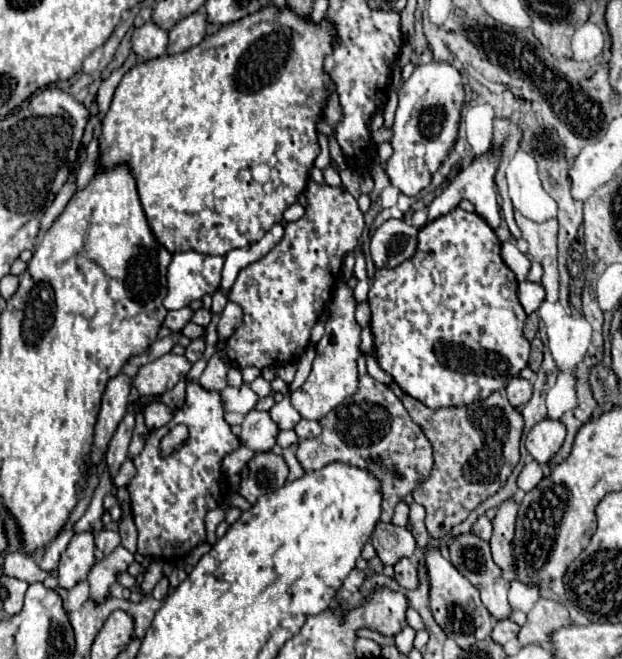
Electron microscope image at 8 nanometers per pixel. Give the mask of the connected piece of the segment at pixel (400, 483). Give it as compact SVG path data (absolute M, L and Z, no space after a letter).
M368 374L360 378L356 394L352 394L348 400L344 400L344 404L336 406L318 422L322 428L320 436L298 442L298 462L306 472L320 470L332 462L344 462L372 472L372 476L380 480L380 522L390 522L394 506L408 494L412 494L412 490L420 482L424 482L432 470L432 444L428 442L420 426L412 422L400 398L386 384L376 382Z

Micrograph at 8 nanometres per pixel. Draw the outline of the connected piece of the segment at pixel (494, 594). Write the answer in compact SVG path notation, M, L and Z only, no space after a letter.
M468 532L468 534L454 536L452 542L448 544L448 552L450 552L450 562L480 590L480 598L482 598L484 606L488 608L488 612L496 620L508 618L510 610L512 610L510 604L508 604L508 598L506 598L510 582L502 576L500 568L496 568L496 564L492 560L492 554L490 554L490 544L486 540L480 540L476 534Z

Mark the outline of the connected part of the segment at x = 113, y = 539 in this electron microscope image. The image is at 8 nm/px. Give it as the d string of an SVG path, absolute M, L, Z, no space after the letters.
M102 530L96 536L96 548L100 550L100 554L108 556L108 552L112 552L116 546L120 544L120 534L116 530Z

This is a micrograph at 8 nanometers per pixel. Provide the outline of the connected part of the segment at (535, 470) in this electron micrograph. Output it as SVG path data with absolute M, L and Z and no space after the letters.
M530 460L530 462L526 462L526 466L522 468L522 472L518 476L518 488L528 492L528 490L532 490L542 480L542 476L544 474L542 474L540 464L536 460Z

